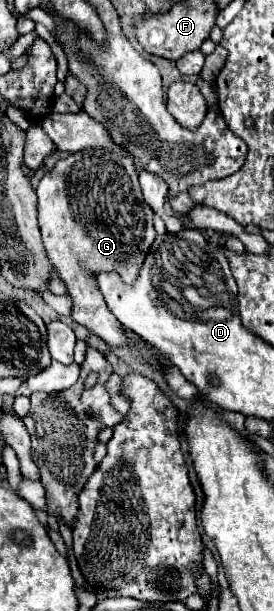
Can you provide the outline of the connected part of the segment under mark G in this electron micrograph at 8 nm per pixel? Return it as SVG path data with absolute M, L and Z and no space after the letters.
M102 148L80 150L62 158L44 174L36 194L42 240L54 270L72 296L72 320L100 336L110 346L132 348L136 356L152 368L156 368L156 364L162 368L170 366L170 362L142 338L138 338L138 342L142 342L148 352L130 344L124 326L114 318L114 314L110 314L110 310L106 310L104 298L96 286L96 274L100 272L118 272L124 284L132 286L156 238L152 222L154 212L140 194L138 172L132 158Z

